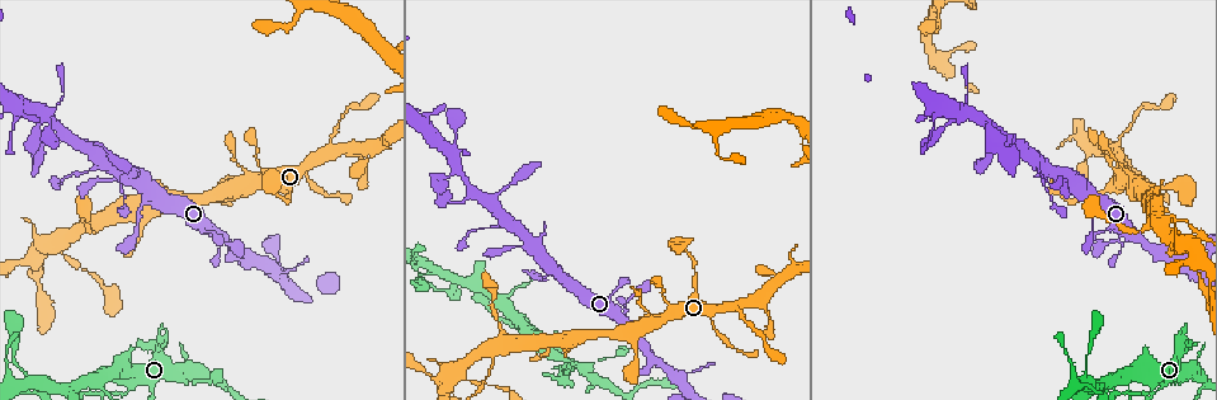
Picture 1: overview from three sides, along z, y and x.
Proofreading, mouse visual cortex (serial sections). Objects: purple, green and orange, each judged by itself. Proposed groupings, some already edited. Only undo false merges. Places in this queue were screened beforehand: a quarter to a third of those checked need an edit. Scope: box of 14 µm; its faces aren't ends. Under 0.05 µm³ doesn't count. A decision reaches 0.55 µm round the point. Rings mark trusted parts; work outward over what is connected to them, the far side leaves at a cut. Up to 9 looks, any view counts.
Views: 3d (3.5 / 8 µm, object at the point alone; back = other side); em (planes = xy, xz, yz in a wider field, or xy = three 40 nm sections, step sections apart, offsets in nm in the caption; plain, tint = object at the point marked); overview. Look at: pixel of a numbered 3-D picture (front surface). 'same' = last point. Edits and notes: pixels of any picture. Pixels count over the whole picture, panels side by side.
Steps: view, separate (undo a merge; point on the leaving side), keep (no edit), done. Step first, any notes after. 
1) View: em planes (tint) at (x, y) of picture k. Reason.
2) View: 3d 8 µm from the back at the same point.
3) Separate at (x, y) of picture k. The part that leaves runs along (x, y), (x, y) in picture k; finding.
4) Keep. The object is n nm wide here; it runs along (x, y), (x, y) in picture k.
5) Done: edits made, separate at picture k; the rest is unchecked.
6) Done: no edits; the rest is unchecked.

View: 3d 3.5 µm at (1125, 377) of picture 1. Calibre changes.

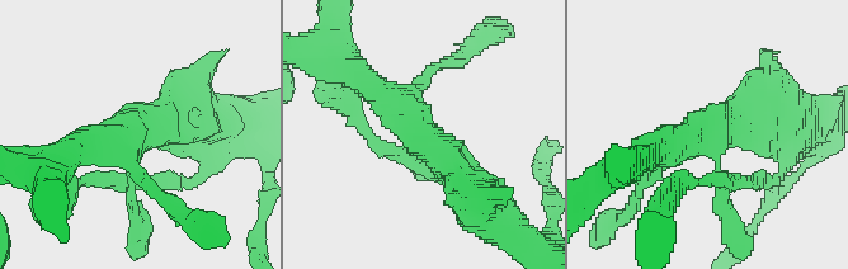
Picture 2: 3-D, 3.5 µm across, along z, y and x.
View: em xy step 3 (tint) at (417, 134) of picture 2. 4 arms meet here; the arms are 100, 150, 400, 450 nm wide.

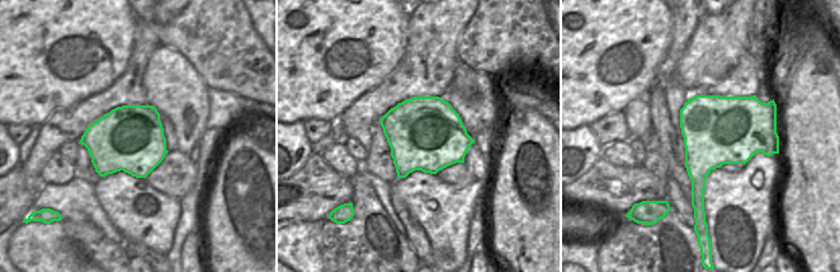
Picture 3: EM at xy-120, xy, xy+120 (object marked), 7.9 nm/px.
View: em planes (tint) at the same point. Another direction.

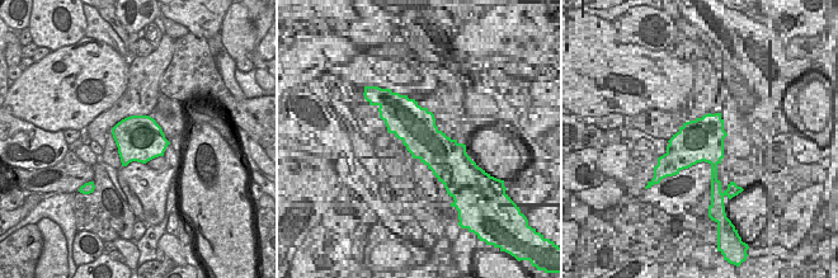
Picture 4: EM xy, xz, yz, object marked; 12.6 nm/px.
Keep. It runs along (474, 197), (408, 116), (361, 79) in picture 2; all the same cell.

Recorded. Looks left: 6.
View: 3d 8 µm at (94, 223) of picture 1. Four-way junction.

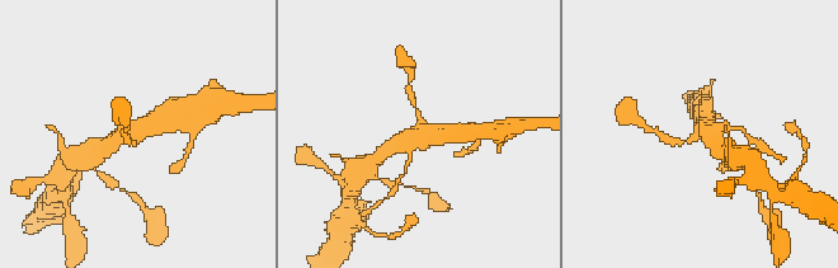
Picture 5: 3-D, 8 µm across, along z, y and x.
View: 3d 3.5 µm at (132, 135) of picture 5. Zoom in.

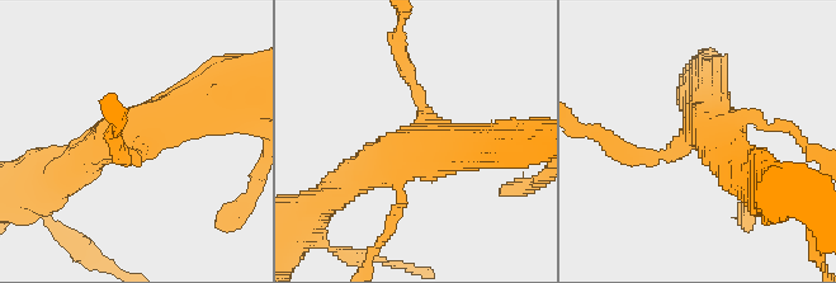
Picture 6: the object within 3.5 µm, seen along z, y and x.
View: em planes (tint) at (137, 137) of picture 6. 4 arms meet here; the arms are 100, 150, 450, 450 nm wide; need the tissue.

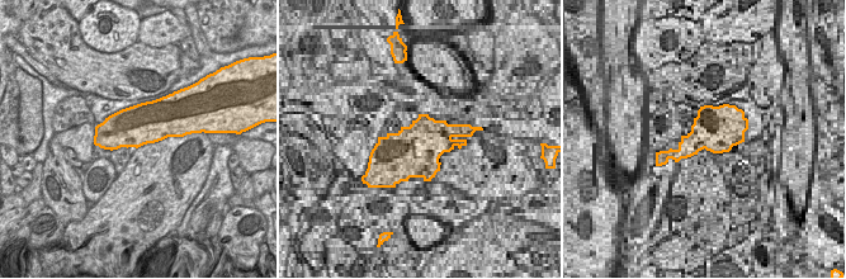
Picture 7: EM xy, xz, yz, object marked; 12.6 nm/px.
Keep. It runs along (212, 92), (116, 135), (72, 170) in picture 6; all the same cell.

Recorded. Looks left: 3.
View: em xy step 5 (tint) at (98, 167) of picture 1.

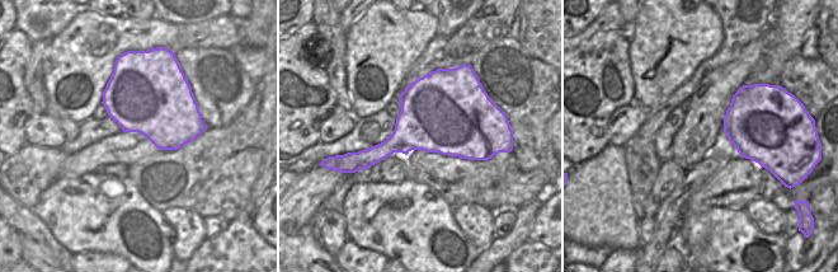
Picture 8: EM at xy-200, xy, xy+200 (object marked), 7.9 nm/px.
View: 3d 3.5 µm at the same point. Wider look.

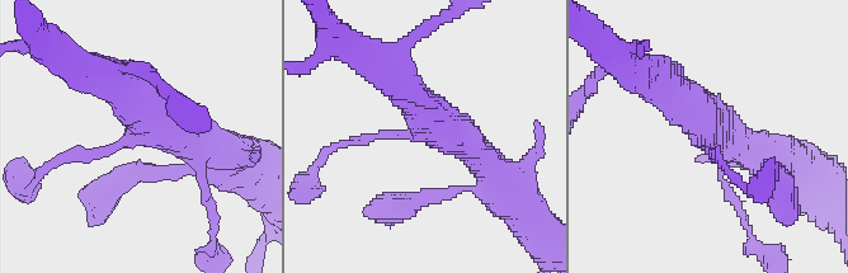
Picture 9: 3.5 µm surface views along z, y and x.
Keep. The arms are 100, 100, 450, 450 nm wide; it runs along (507, 183), (432, 118), (397, 75) in picture 9; one cell here.

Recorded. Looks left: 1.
Done: no edits; the rest is unchecked.

